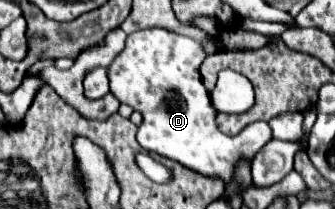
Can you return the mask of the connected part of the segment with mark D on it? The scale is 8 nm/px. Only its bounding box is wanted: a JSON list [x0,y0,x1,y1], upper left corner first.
[108,29,272,187]

